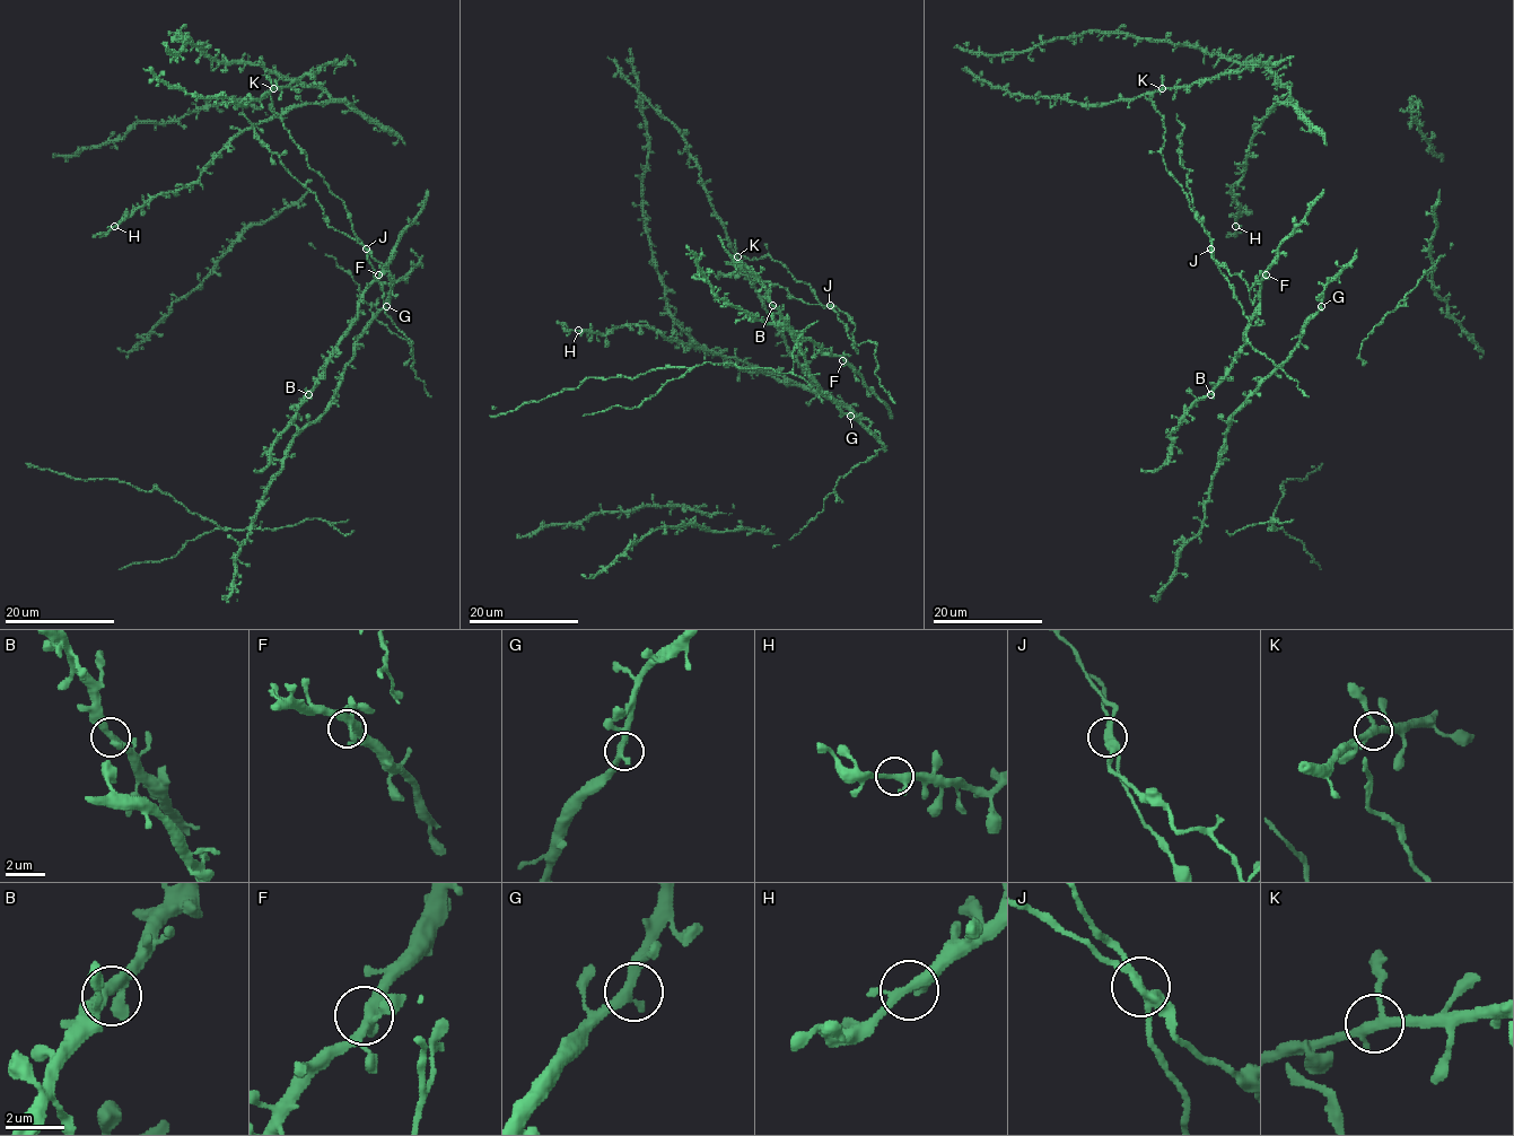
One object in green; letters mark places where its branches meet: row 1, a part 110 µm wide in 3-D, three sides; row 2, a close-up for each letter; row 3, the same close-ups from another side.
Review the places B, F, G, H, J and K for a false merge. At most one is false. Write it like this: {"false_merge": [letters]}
{"false_merge": ["J"]}

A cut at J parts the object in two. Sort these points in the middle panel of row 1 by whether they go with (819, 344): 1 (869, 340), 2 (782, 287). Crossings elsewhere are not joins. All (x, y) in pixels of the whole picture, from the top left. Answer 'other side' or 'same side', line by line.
1: same side
2: other side

